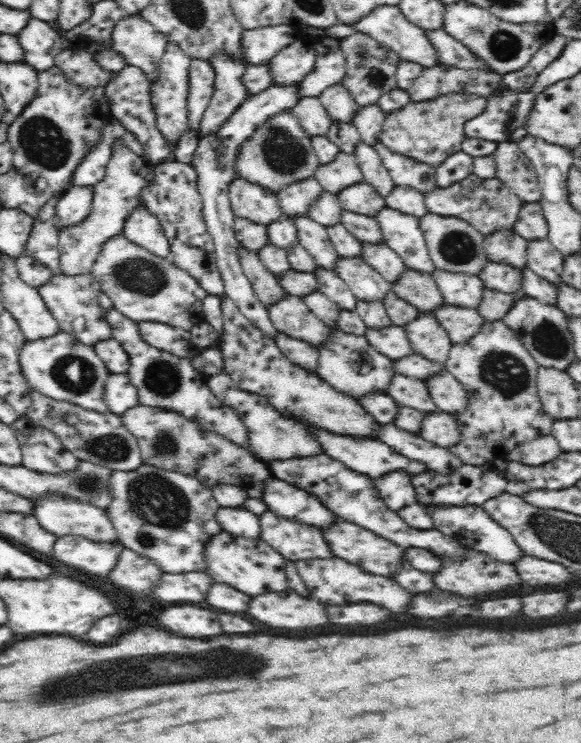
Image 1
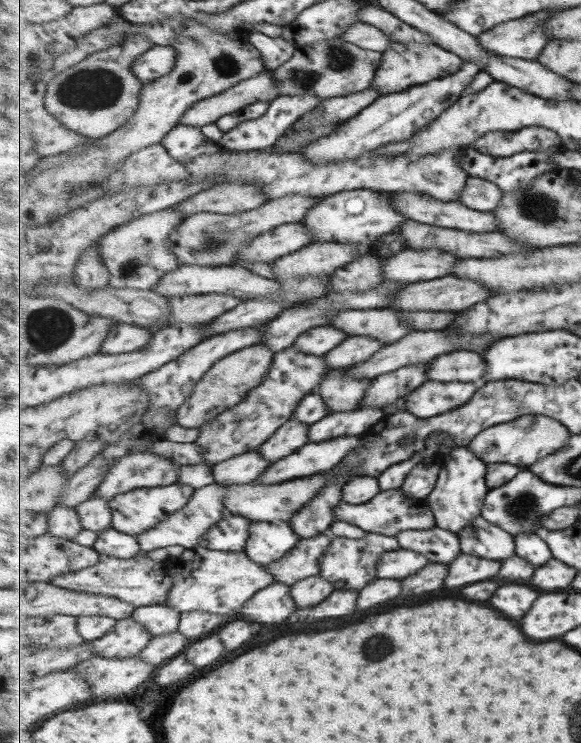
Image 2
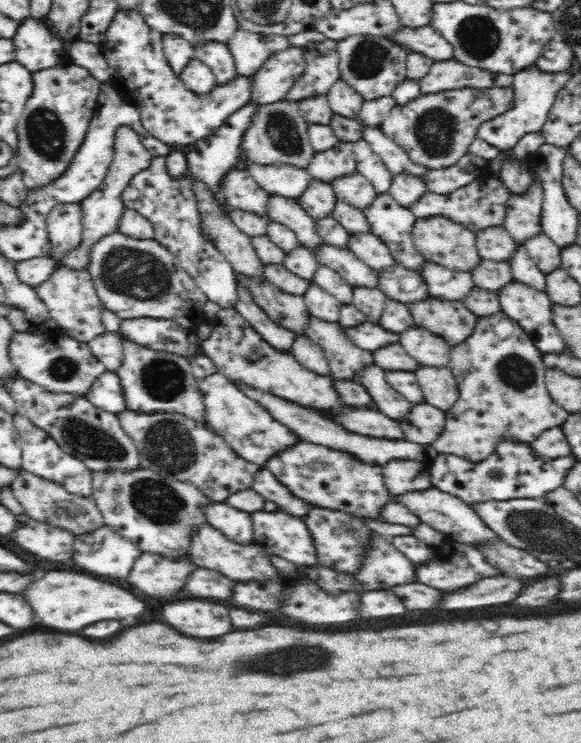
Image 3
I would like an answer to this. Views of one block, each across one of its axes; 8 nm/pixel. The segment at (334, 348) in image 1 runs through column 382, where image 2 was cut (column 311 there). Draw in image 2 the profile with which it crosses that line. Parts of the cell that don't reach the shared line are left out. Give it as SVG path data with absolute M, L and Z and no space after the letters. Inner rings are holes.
M294 345L276 353L263 384L255 388L244 403L224 410L213 421L199 428L200 437L195 443L203 450L206 462L214 466L235 456L257 451L261 444L267 443L277 430L292 419L301 400L315 391L330 371L324 356L301 352Z

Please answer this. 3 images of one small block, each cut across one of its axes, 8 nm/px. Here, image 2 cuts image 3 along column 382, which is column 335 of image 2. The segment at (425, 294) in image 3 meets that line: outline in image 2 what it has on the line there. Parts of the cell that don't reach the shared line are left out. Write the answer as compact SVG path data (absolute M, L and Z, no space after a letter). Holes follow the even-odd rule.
M363 256L336 270L331 276L330 292L365 292L383 282L381 257Z

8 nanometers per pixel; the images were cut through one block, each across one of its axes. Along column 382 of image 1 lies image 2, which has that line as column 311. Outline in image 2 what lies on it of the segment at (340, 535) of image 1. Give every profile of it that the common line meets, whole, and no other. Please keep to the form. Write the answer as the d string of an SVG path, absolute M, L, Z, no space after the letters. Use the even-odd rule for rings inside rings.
M329 532L315 538L303 538L293 551L268 566L268 571L276 577L276 583L293 587L303 578L320 574L324 552L332 541L333 536Z

